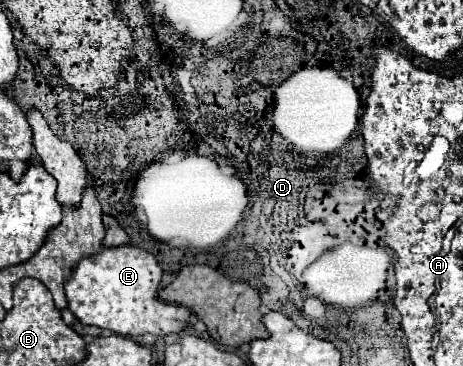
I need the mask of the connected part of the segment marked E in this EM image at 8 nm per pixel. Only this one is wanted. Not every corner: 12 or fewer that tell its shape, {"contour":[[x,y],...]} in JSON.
{"contour":[[130,244],[80,260],[66,282],[82,324],[122,336],[180,334],[158,298],[162,266]]}

